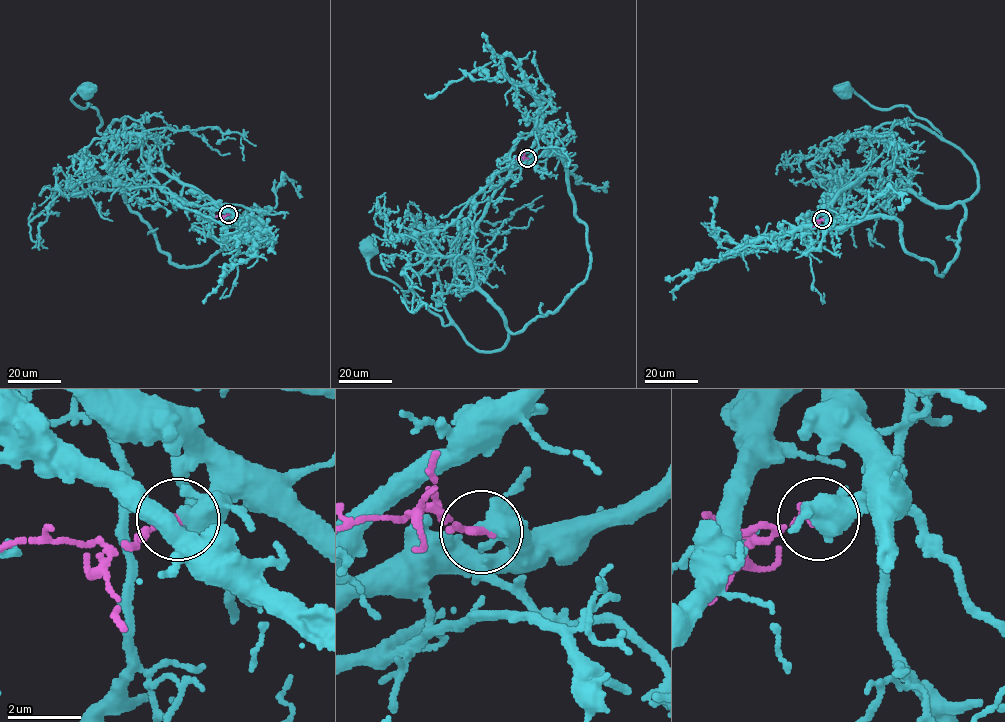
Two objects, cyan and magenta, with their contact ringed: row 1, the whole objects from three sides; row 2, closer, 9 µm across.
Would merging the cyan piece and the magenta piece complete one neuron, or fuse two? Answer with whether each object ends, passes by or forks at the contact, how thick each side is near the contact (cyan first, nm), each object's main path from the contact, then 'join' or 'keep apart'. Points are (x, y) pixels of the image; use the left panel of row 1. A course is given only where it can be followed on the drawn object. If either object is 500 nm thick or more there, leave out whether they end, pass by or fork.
cyan passes by; magenta ends; calibres 360 and 240 nm; course cyan (228, 214), (148, 169), (140, 122), (123, 116), (102, 134), (97, 110), (73, 103), (86, 89); course magenta (228, 214), (216, 216); keep apart

